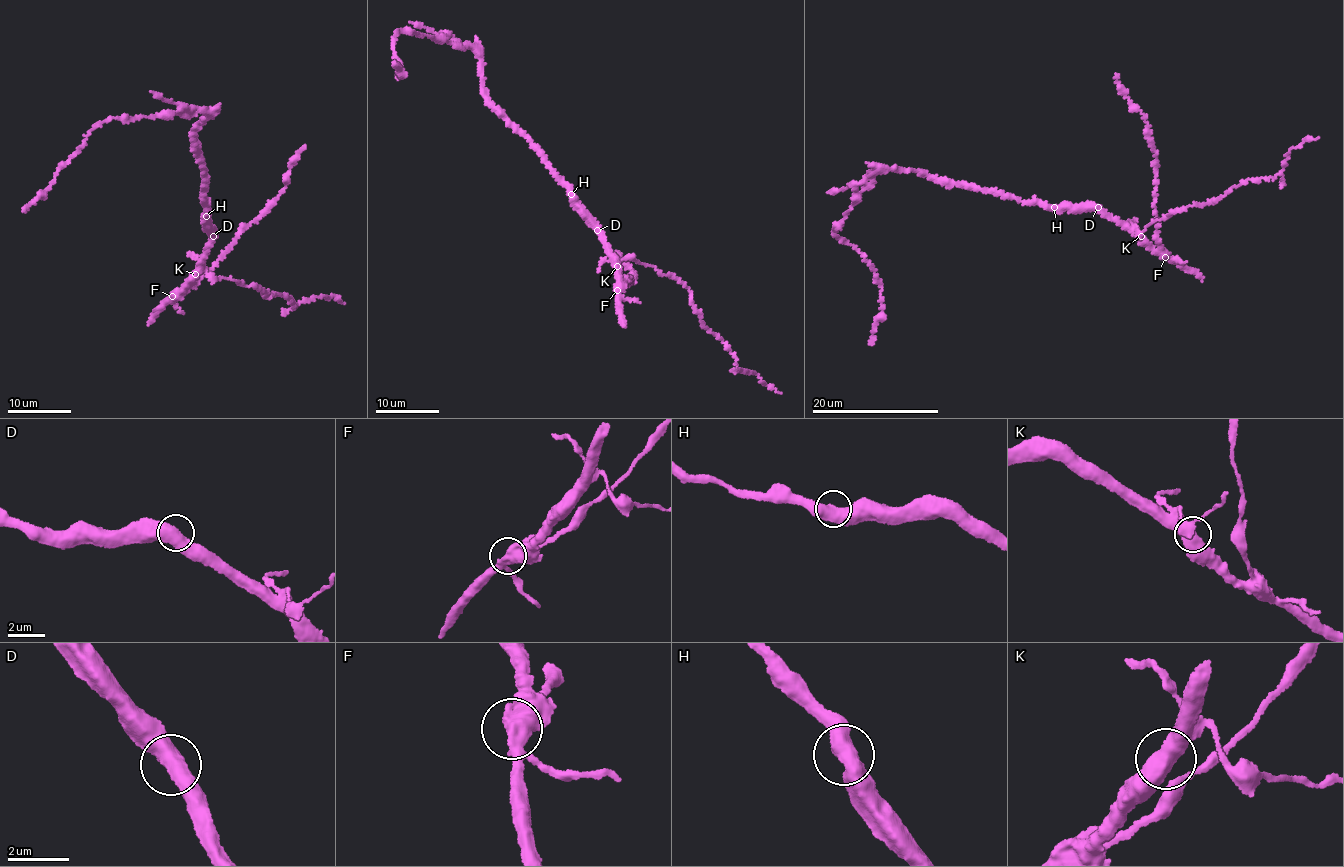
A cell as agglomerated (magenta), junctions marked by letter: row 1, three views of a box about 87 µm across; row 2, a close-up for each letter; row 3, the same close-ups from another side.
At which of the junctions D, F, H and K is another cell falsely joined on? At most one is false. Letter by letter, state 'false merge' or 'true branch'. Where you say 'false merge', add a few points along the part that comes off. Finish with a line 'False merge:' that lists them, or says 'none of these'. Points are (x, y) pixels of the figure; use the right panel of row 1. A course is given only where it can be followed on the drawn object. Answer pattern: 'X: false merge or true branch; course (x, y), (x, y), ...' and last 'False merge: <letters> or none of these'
D: true branch
F: true branch
H: true branch
K: true branch
False merge: none of these

